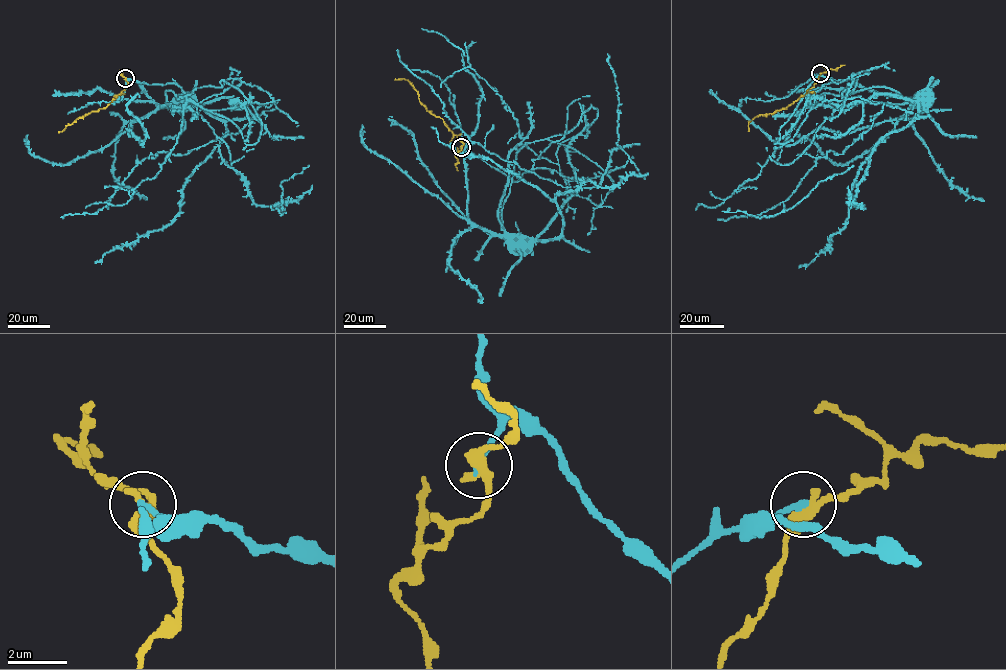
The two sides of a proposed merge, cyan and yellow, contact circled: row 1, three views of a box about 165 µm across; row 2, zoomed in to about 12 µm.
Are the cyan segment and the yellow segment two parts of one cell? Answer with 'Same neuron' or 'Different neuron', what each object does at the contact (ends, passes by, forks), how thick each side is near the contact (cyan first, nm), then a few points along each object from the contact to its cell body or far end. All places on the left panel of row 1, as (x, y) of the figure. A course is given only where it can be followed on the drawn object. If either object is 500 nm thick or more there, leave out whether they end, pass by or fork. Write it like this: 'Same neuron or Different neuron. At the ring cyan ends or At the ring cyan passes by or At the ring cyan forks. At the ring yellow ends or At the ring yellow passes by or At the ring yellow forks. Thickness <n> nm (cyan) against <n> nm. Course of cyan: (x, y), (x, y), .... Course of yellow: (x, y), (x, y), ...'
Different neuron. At the ring cyan ends. At the ring yellow passes by. Thickness 220 nm (cyan) against 400 nm. Course of cyan: (125, 78), (176, 83), (195, 105), (232, 78), (220, 82), (254, 109), (258, 140), (166, 90), (171, 103). Course of yellow: (125, 78), (128, 86), (107, 106), (79, 117), (58, 132)

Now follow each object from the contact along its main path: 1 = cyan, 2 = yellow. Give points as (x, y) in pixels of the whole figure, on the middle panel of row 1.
1: (461, 147), (513, 181), (544, 167), (568, 182), (557, 147), (597, 109), (517, 152), (501, 214), (507, 243)
2: (461, 147), (464, 144), (443, 120), (419, 101), (413, 85), (406, 79), (394, 79)

